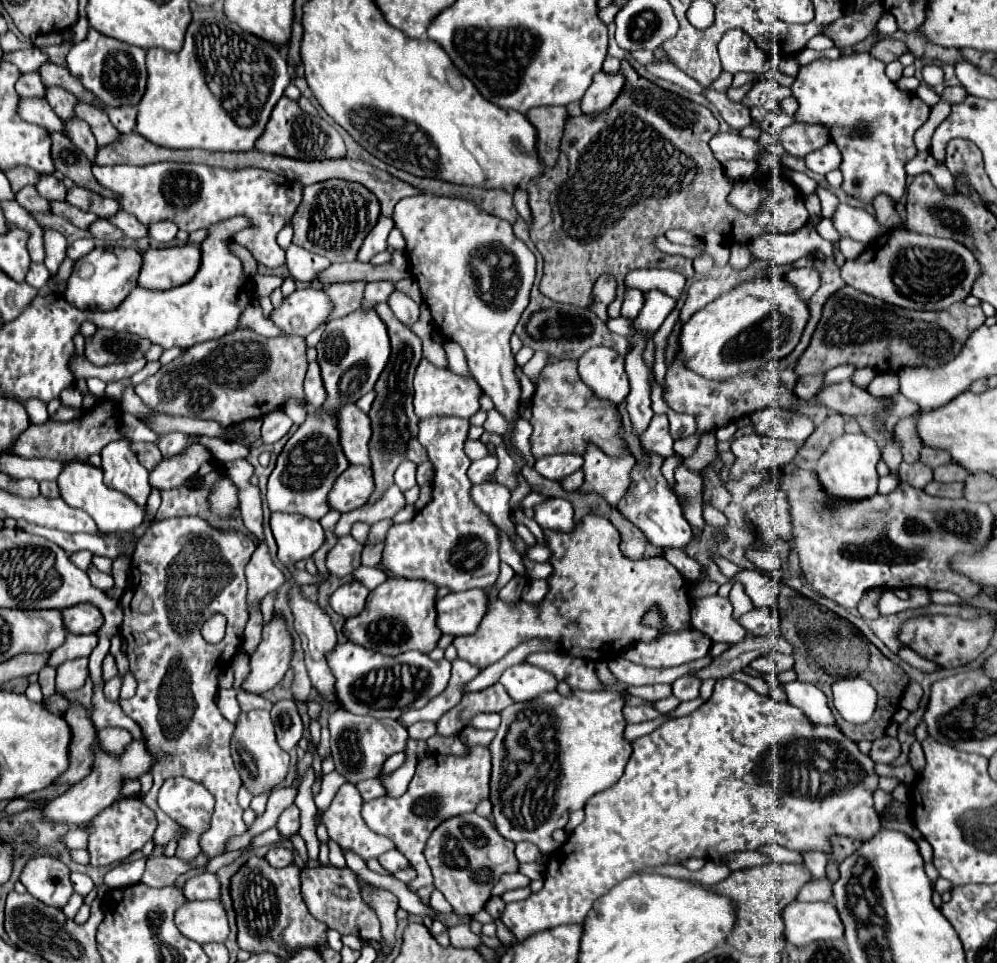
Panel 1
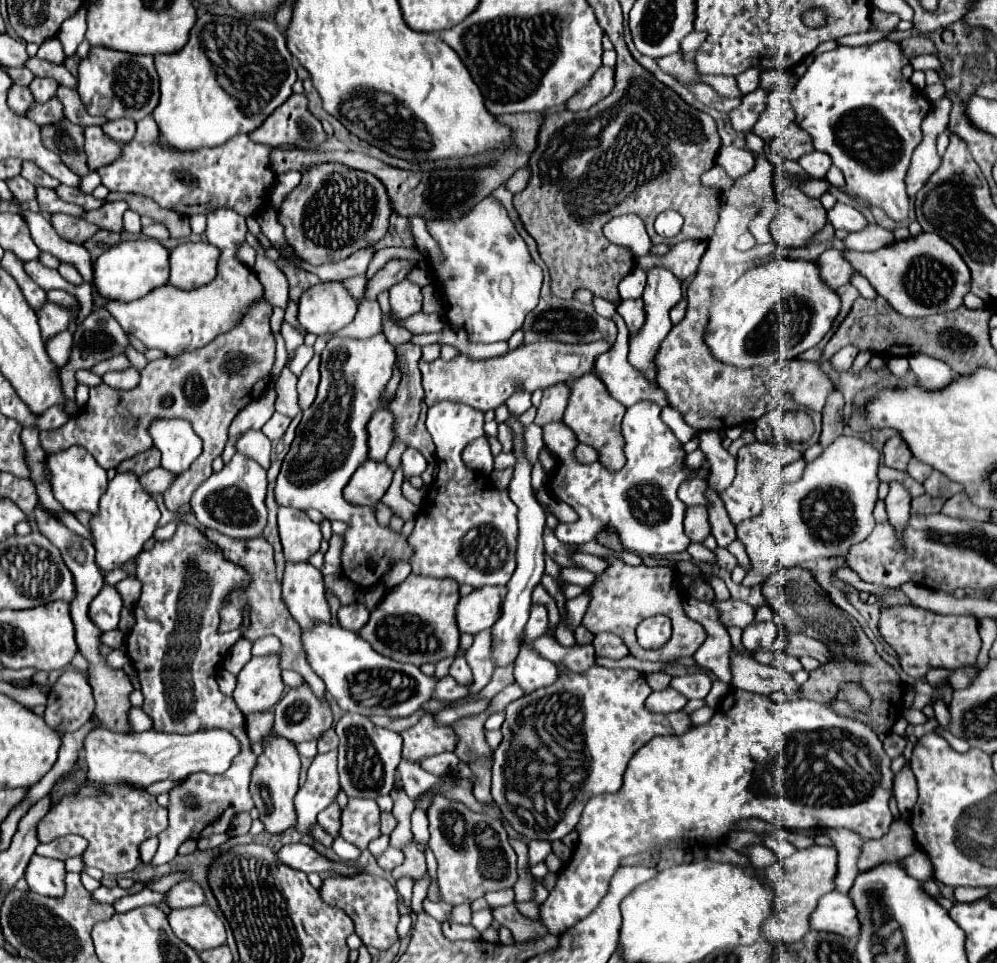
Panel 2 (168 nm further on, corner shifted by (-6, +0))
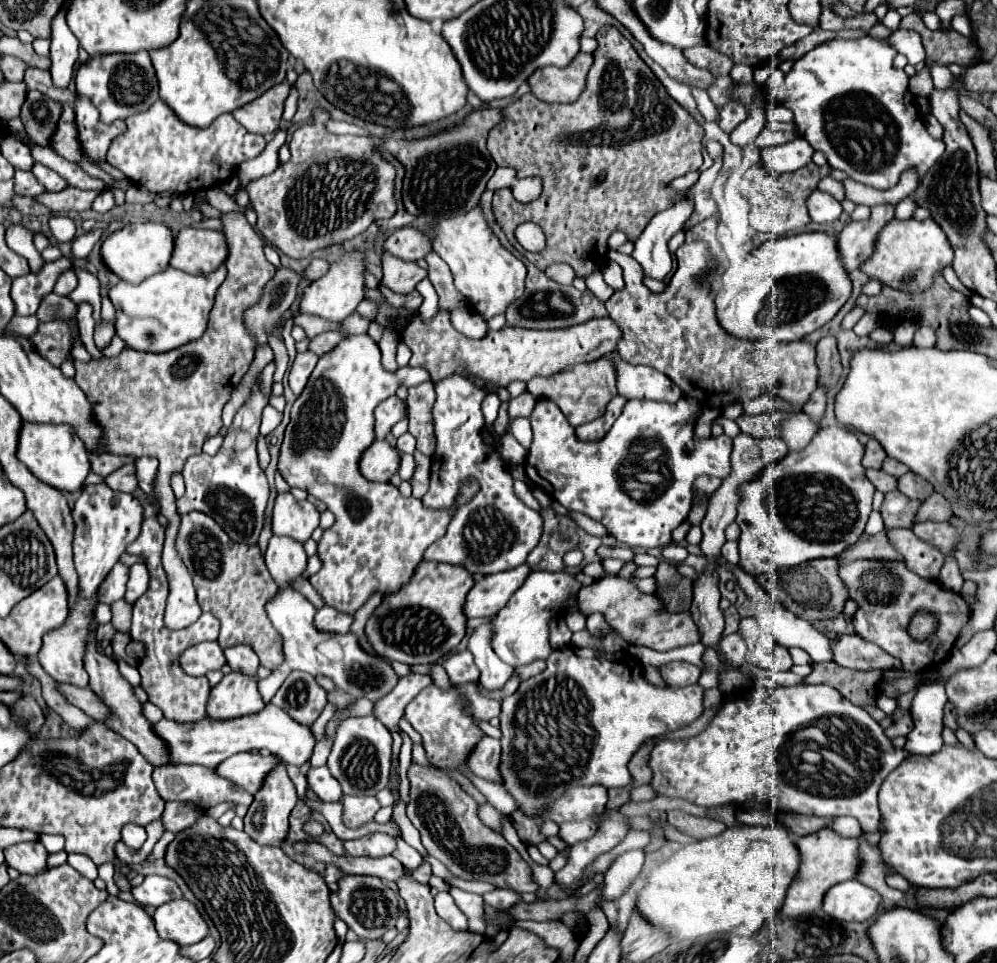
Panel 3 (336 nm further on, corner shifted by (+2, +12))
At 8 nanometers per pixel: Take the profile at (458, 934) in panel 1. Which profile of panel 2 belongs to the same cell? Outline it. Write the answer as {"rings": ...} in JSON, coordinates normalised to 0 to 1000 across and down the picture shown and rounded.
{"rings":[[[486,944],[486,946],[476,946],[476,948],[474,948],[472,961],[474,961],[478,967],[486,967],[486,965],[492,961],[492,956],[494,956],[492,944]]]}

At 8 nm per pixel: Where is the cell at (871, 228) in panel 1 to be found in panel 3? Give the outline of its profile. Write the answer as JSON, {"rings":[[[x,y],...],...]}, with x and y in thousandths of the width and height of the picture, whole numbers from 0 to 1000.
{"rings":[[[817,196],[811,207],[809,207],[809,215],[811,215],[811,223],[815,229],[819,232],[834,232],[834,229],[840,229],[842,223],[844,223],[844,211],[831,202],[831,200],[825,200],[821,196]]]}

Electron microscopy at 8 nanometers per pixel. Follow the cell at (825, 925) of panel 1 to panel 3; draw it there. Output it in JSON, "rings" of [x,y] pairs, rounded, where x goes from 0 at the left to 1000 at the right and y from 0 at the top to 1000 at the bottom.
{"rings":[[[848,915],[834,925],[829,925],[825,934],[825,946],[836,952],[840,958],[877,958],[883,949],[886,931],[866,919],[864,915]]]}

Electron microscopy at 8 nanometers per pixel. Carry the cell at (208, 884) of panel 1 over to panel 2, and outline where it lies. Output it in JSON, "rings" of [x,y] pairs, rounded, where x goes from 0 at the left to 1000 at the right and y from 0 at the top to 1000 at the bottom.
{"rings":[[[186,913],[178,919],[172,921],[168,929],[168,940],[172,944],[182,944],[182,942],[194,942],[194,940],[204,940],[206,938],[206,927],[200,917]]]}

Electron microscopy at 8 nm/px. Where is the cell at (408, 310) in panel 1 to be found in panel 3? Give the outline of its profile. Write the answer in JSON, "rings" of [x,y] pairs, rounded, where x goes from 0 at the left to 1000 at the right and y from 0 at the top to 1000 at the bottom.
{"rings":[[[384,263],[384,296],[396,304],[412,304],[416,296],[428,288],[428,281],[414,271],[404,271],[396,265]]]}

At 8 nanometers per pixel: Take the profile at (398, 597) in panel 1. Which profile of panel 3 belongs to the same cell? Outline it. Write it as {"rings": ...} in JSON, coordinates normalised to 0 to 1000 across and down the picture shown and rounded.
{"rings":[[[424,583],[412,603],[402,614],[384,622],[370,641],[366,657],[372,672],[388,686],[406,691],[438,688],[466,661],[468,641],[464,637],[464,626],[474,607],[474,597],[466,589]]]}

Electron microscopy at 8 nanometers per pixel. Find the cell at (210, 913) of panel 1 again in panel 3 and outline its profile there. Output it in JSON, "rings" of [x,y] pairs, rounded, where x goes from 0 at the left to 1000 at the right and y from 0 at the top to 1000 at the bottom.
{"rings":[[[174,934],[153,948],[153,958],[161,975],[176,977],[178,981],[192,981],[204,975],[210,967],[198,942],[188,934]]]}

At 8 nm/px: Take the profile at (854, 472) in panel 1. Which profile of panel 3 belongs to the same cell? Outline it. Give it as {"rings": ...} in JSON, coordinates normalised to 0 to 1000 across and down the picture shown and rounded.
{"rings":[[[829,443],[821,445],[815,458],[805,468],[793,468],[785,479],[771,483],[751,502],[741,506],[739,524],[739,545],[743,549],[741,564],[741,589],[751,597],[773,595],[773,591],[791,591],[807,583],[821,578],[840,578],[852,566],[862,562],[868,543],[874,533],[874,518],[878,506],[868,495],[864,485],[866,462],[860,452],[850,443]]]}

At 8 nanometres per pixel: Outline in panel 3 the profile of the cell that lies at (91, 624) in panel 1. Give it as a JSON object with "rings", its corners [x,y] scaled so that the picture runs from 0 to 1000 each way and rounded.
{"rings":[[[117,585],[99,610],[99,626],[111,628],[111,626],[123,622],[127,601],[129,601],[129,589],[123,585]]]}

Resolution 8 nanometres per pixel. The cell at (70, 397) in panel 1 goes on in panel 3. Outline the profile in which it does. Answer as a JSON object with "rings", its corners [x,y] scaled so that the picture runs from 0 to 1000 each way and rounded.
{"rings":[[[59,333],[41,335],[37,346],[31,348],[29,354],[43,373],[59,381],[69,371],[73,356],[73,342],[67,335],[59,335]]]}

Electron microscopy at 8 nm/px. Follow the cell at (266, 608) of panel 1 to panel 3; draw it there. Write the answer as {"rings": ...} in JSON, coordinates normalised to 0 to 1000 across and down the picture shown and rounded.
{"rings":[[[236,670],[226,674],[226,684],[232,697],[242,697],[244,701],[250,701],[250,703],[258,701],[260,682],[254,678],[250,670]]]}

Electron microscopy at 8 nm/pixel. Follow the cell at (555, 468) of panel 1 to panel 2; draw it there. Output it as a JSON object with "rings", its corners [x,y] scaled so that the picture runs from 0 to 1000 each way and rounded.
{"rings":[[[581,460],[577,464],[575,472],[577,472],[577,477],[581,481],[595,481],[595,479],[599,479],[599,468],[595,464],[591,464],[591,462],[585,462],[585,460]]]}

